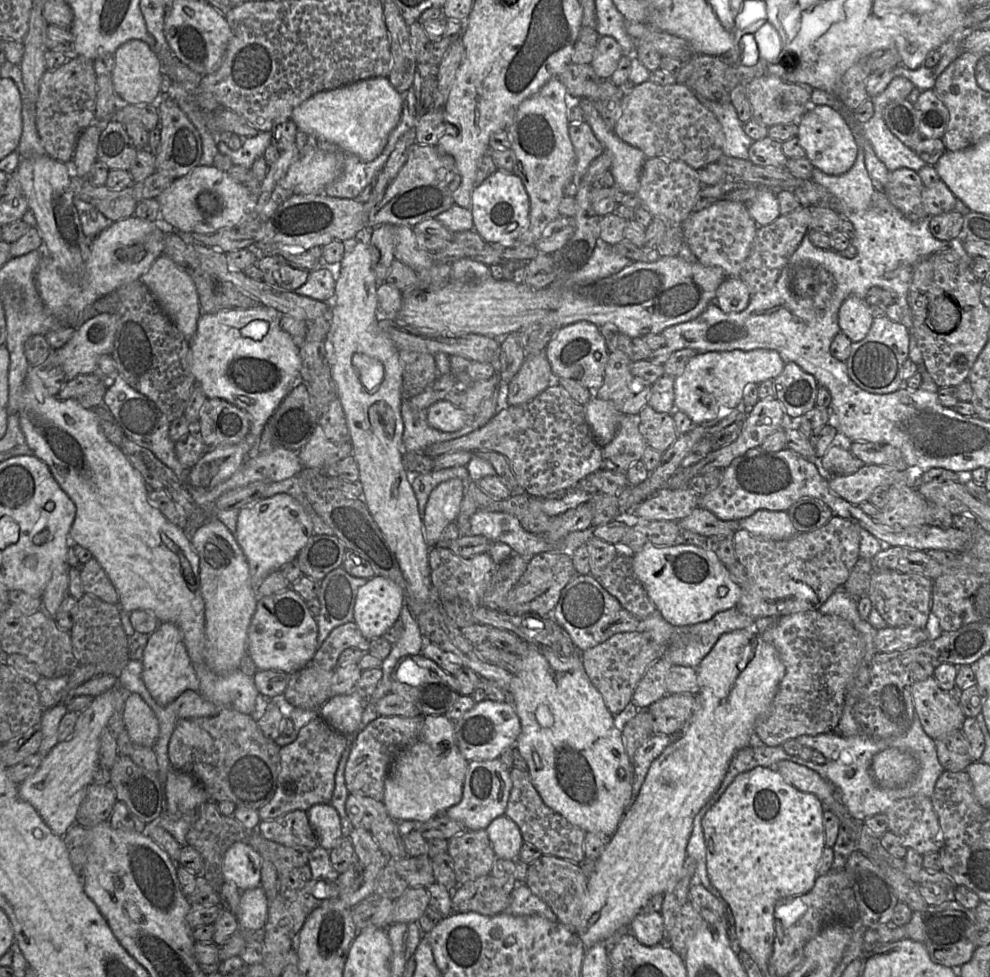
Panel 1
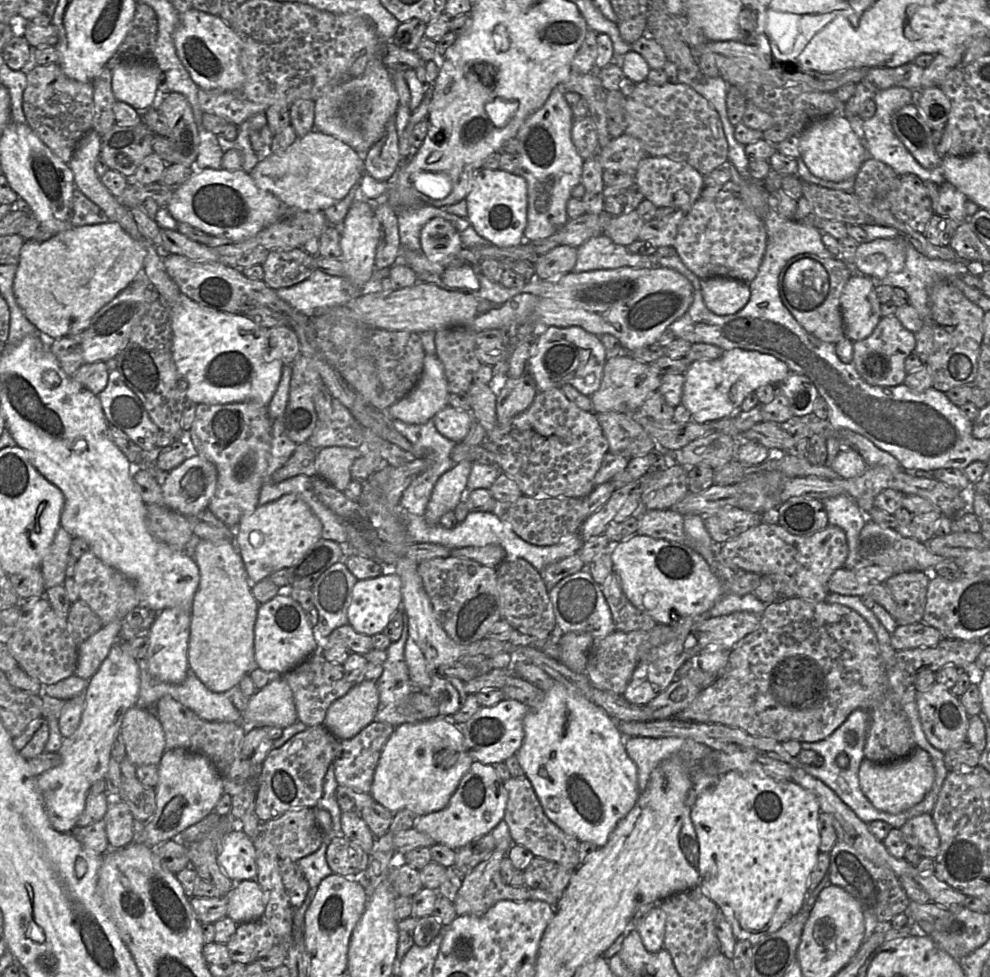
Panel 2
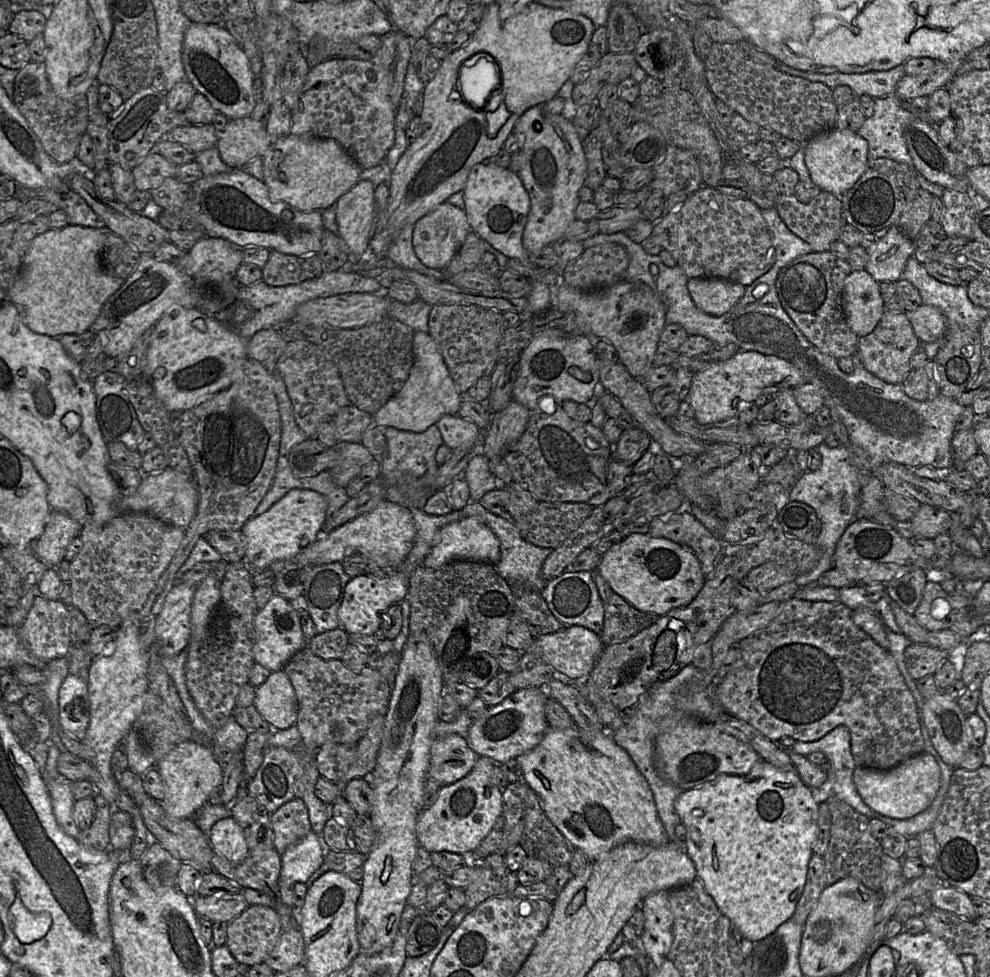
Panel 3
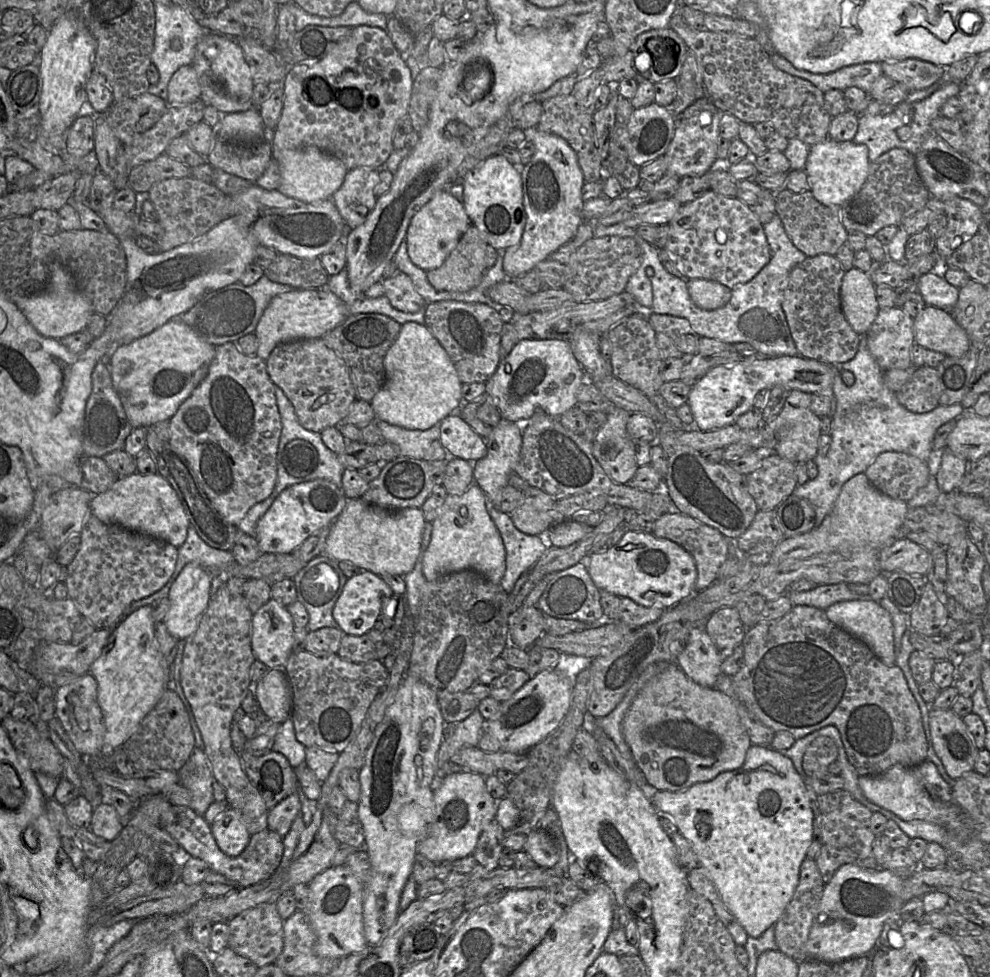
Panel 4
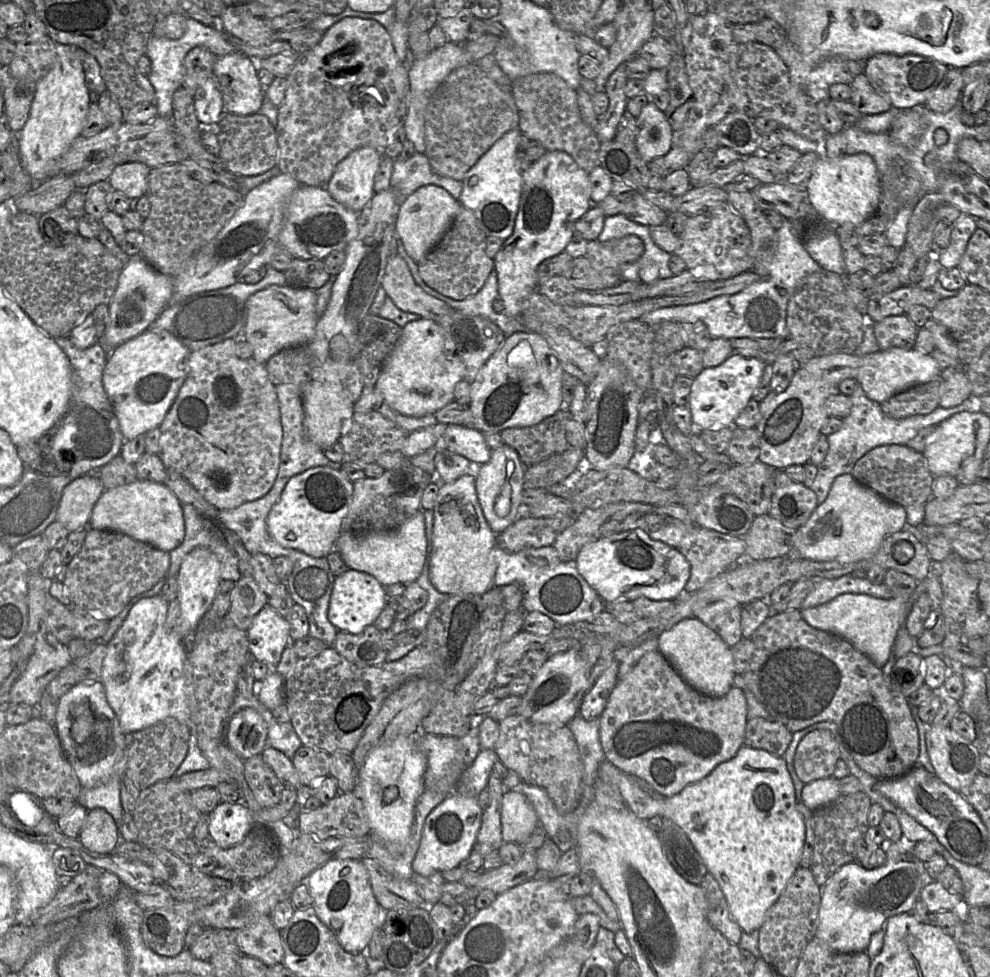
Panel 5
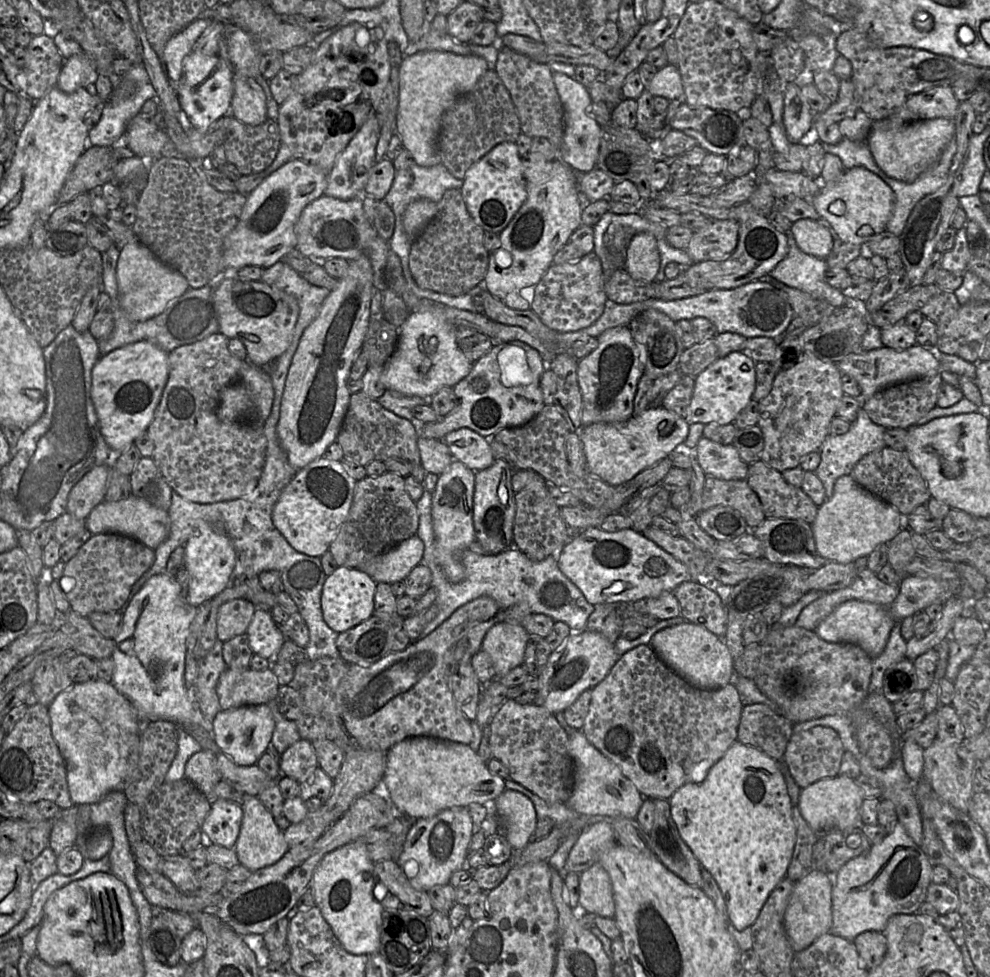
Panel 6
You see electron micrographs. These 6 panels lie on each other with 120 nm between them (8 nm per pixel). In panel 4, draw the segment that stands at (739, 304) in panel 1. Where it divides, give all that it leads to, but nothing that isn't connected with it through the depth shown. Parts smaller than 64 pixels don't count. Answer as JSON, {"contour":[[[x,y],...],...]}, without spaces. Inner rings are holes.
{"contour":[[[695,278],[687,281],[692,301],[700,308],[714,310],[726,305],[732,290],[719,282]]]}

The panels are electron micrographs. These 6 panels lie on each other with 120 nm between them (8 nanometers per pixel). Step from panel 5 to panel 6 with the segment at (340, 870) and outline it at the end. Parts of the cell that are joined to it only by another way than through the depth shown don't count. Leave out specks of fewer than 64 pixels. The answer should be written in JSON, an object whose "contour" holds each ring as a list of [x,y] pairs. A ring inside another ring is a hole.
{"contour":[[[359,839],[327,853],[314,870],[310,887],[315,906],[350,954],[379,953],[384,908],[373,894],[375,884],[374,862],[369,858],[365,844]]]}

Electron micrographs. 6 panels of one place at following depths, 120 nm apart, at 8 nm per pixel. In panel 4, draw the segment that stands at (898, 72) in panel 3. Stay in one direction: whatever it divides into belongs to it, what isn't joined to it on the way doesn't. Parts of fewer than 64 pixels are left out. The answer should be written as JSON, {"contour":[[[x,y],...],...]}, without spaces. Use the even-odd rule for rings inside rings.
{"contour":[[[778,54],[770,55],[773,65],[796,77],[807,80],[823,93],[829,90],[842,90],[857,87],[869,92],[875,80],[883,75],[879,62],[866,62],[840,68],[827,74],[815,74],[795,68],[788,60]]]}

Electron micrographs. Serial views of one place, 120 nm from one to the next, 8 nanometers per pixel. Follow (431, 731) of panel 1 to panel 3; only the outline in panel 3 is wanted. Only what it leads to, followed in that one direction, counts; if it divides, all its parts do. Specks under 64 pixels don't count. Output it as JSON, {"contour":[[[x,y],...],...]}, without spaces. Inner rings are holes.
{"contour":[[[458,734],[435,738],[427,778],[434,778],[442,786],[452,784],[471,772],[478,757],[466,739]]]}

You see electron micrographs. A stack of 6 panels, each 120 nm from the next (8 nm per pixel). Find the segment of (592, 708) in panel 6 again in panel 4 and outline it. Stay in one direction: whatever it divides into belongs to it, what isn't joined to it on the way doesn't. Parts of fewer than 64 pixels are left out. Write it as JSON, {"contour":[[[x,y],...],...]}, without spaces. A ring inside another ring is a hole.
{"contour":[[[670,663],[663,671],[654,675],[639,691],[624,717],[622,733],[632,751],[636,764],[645,775],[647,781],[659,791],[678,792],[688,789],[696,783],[711,781],[722,772],[736,770],[743,765],[746,753],[752,745],[745,728],[740,722],[733,700],[715,688],[707,688],[695,683],[675,663]]]}

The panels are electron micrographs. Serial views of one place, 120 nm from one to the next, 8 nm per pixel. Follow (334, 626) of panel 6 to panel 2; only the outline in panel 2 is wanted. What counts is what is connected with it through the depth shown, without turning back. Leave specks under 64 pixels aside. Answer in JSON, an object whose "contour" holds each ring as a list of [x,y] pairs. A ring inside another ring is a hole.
{"contour":[[[387,570],[375,578],[358,579],[352,590],[352,600],[347,615],[348,624],[357,632],[369,636],[381,633],[402,602],[402,580],[394,570]]]}

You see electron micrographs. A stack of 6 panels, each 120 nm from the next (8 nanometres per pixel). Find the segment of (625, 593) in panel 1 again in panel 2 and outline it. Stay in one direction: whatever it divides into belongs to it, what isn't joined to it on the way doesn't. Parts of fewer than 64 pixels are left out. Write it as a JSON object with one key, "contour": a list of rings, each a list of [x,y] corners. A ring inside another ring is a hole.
{"contour":[[[614,571],[606,578],[601,588],[611,610],[616,631],[648,631],[658,624],[652,616],[642,612],[630,602]]]}

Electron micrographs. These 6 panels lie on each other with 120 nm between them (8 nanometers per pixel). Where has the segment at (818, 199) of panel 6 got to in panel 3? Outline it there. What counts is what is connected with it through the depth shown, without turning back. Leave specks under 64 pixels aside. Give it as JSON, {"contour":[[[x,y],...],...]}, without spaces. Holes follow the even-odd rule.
{"contour":[[[834,127],[811,138],[804,145],[804,160],[812,182],[822,191],[842,195],[864,174],[869,161],[868,142],[858,133]]]}

